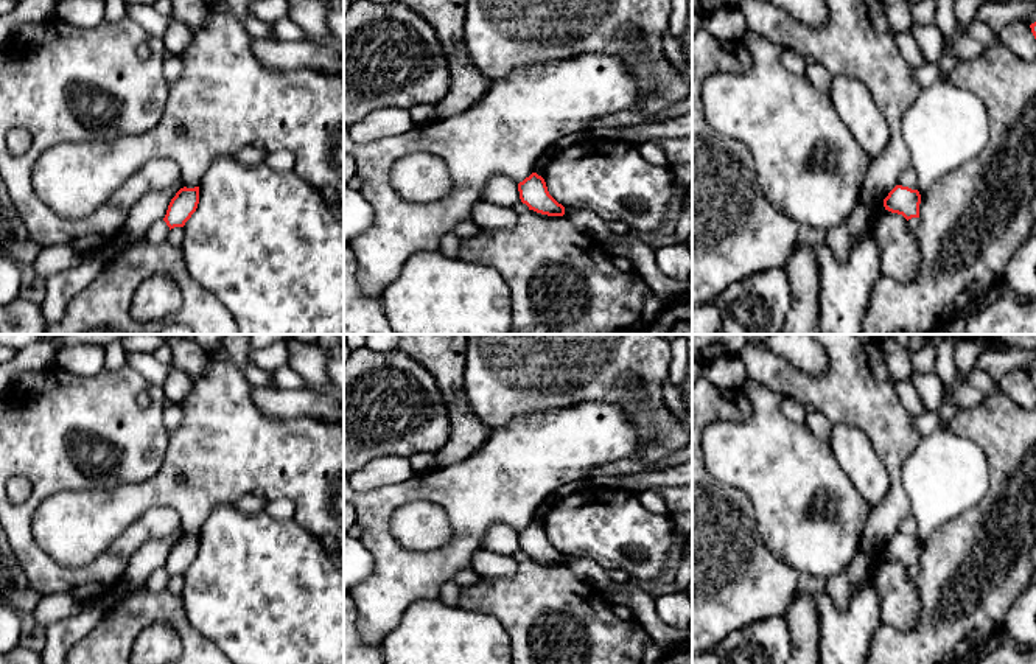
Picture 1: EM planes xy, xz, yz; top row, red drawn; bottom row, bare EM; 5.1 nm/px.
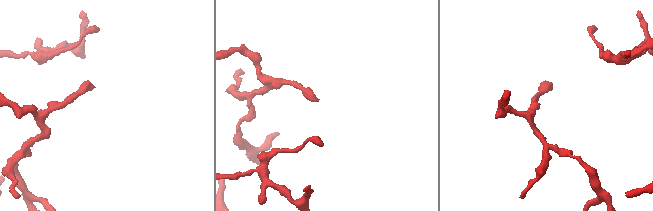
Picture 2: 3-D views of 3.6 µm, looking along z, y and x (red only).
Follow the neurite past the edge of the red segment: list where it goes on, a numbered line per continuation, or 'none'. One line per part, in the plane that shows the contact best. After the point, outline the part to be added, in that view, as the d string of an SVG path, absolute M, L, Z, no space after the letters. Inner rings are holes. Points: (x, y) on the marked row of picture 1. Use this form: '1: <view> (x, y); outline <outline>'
none

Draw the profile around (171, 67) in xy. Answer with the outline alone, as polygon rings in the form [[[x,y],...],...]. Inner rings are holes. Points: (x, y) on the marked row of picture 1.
[[[168,56],[163,59],[162,73],[168,84],[177,81],[182,72],[184,64],[179,56]]]

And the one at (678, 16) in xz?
[[[672,0],[669,30],[683,44],[683,34],[688,23],[688,0]]]

